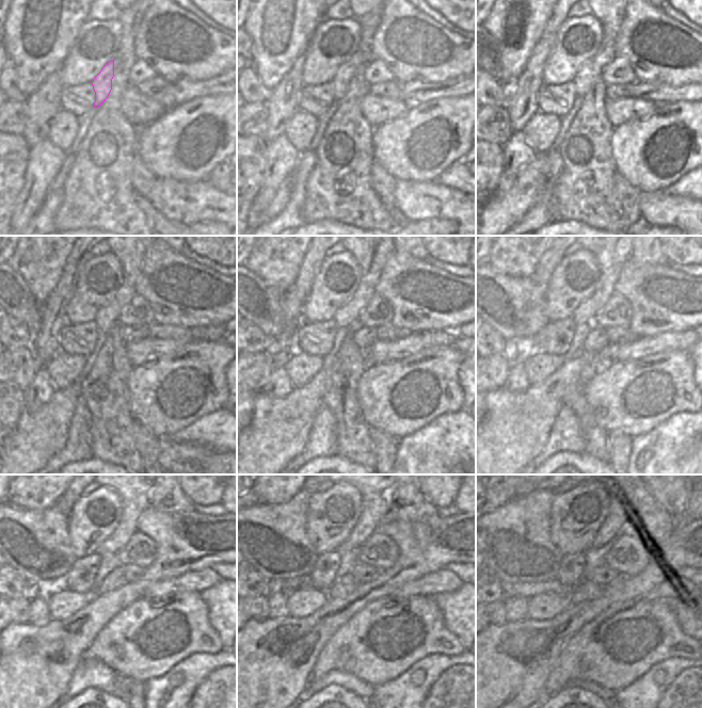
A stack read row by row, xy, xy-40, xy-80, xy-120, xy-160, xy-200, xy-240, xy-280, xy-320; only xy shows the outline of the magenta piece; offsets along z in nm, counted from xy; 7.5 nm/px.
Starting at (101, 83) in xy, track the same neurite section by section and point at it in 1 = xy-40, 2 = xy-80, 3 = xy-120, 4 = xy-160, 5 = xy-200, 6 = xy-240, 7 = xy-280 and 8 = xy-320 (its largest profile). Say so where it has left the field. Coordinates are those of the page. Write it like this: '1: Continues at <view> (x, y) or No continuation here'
1: Continues at xy-40 (346, 71)
2: Continues at xy-80 (606, 52)
3: Continues at xy-120 (107, 316)
4: Continues at xy-160 (347, 316)
5: Continues at xy-200 (586, 312)
6: Continues at xy-240 (128, 524)
7: Continues at xy-280 (371, 517)
8: Continues at xy-320 (617, 518)

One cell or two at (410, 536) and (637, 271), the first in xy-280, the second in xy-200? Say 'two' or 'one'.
one

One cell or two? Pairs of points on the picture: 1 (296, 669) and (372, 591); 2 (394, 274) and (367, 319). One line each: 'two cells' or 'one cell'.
1: one cell
2: two cells

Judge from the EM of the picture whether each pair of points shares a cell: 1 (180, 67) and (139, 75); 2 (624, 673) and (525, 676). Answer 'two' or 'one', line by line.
1: two
2: two

